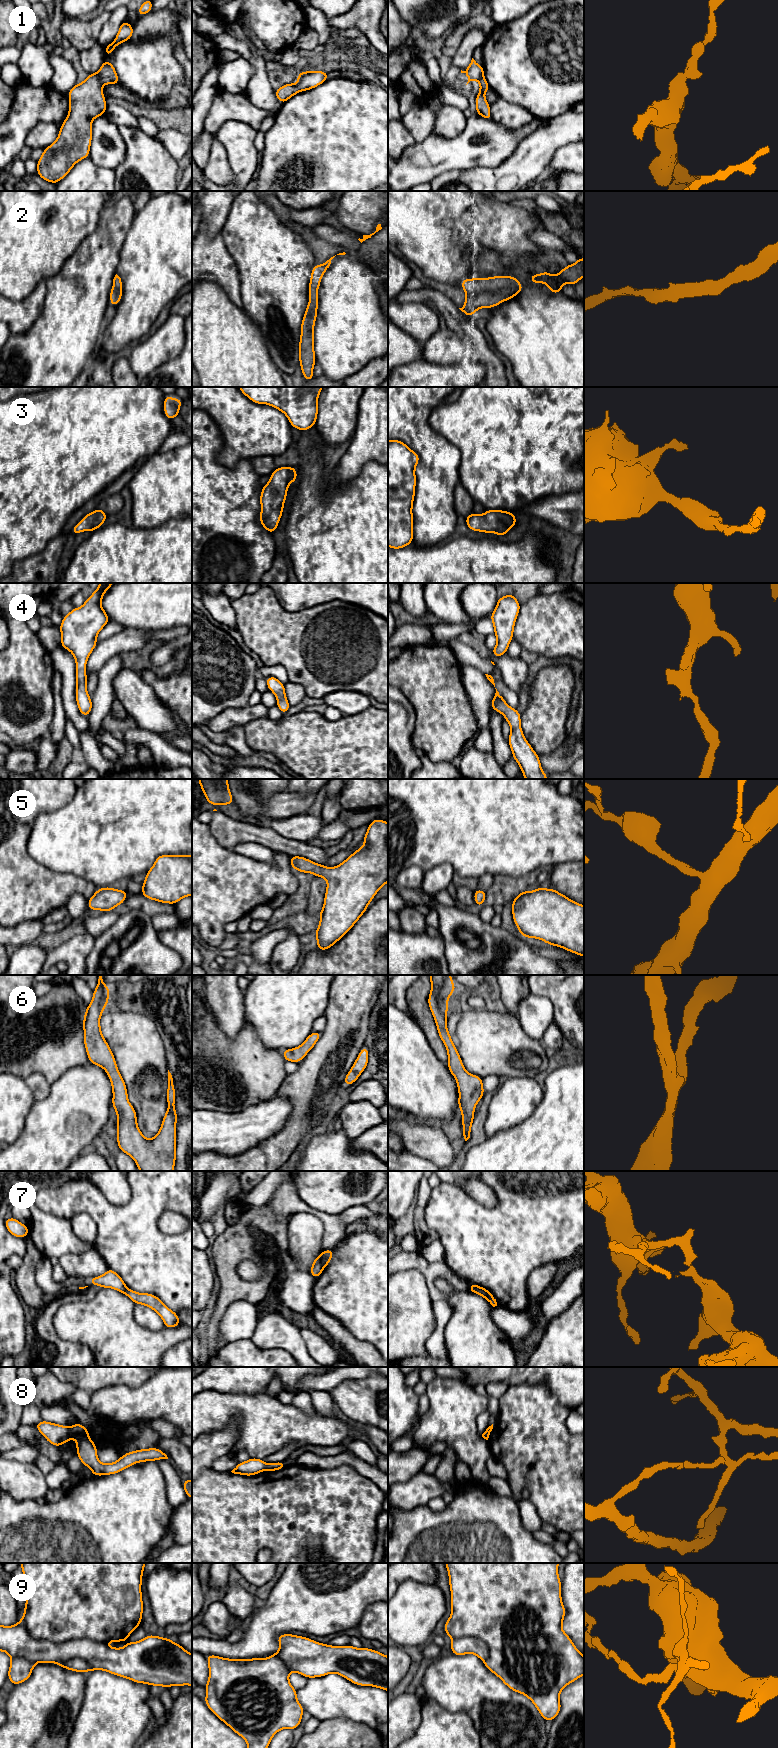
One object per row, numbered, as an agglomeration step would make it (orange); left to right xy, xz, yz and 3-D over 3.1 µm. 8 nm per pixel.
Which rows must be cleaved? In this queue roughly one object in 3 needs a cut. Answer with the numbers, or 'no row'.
1, 7, 8, 9

